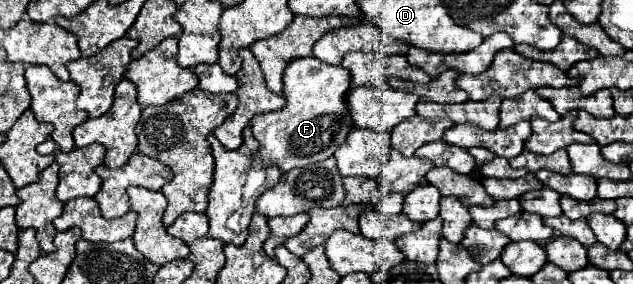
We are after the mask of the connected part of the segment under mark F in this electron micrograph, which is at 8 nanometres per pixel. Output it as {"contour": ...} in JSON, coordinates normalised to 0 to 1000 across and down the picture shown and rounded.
{"contour":[[[479,201],[479,208],[463,208],[450,257],[447,257],[447,342],[450,342],[450,377],[434,391],[434,398],[412,398],[397,419],[397,454],[403,489],[409,496],[409,539],[415,546],[419,588],[434,581],[444,602],[457,602],[463,588],[485,588],[491,574],[513,567],[523,553],[548,489],[551,461],[558,454],[555,405],[545,370],[548,320],[555,313],[555,264],[548,243],[539,229],[517,229],[498,201]]]}

